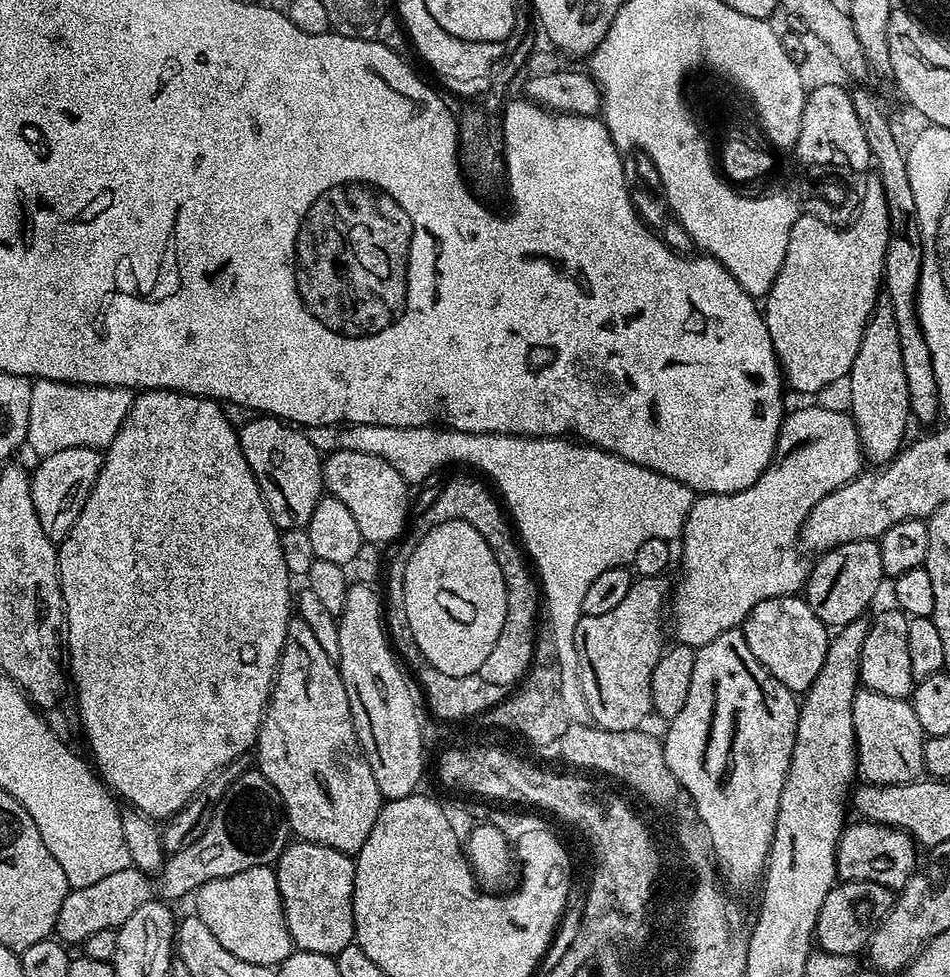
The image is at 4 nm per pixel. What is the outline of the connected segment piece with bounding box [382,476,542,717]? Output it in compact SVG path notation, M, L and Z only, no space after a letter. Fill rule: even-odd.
M472 476L454 477L429 502L428 509L416 521L413 519L407 525L404 535L395 545L397 548L392 561L389 564L387 561L386 564L388 589L383 589L382 592L386 631L396 655L414 673L415 683L426 701L427 711L433 717L440 713L440 672L435 672L430 662L426 662L422 650L418 650L418 642L414 642L414 634L410 634L410 622L406 622L406 610L404 609L404 571L406 562L410 562L410 554L414 554L418 542L434 526L458 519L470 522L470 526L474 526L474 530L478 530L482 538L486 538L490 550L494 550L498 558L498 570L502 570L502 578L506 582L506 622L502 622L502 634L498 634L498 642L494 642L494 650L490 650L478 674L486 678L486 682L494 682L494 686L502 686L505 690L511 689L520 684L527 675L532 664L532 655L535 652L538 631L536 615L539 612L541 615L542 612L542 589L501 501L494 495L493 489L483 479L480 480L475 480ZM426 699L428 699L428 704Z

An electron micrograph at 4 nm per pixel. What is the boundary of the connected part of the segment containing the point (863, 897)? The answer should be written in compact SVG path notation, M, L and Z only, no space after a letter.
M845 880L836 883L826 894L822 910L818 910L814 944L819 951L828 952L831 956L855 957L855 952L863 953L867 949L874 930L886 918L892 908L893 889L878 886L878 882Z

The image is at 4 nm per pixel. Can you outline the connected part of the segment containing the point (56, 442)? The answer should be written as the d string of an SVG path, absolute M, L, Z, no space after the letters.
M35 379L30 394L25 443L38 458L73 446L105 449L121 428L135 397L133 389L130 388L94 387L90 384Z

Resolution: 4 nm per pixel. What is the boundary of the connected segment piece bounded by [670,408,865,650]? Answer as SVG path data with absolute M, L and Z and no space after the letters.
M796 408L785 415L776 439L776 453L754 486L734 494L710 492L697 495L686 518L682 537L684 549L678 552L680 581L674 584L670 596L670 628L676 631L675 643L698 650L704 644L714 642L718 634L739 629L758 602L799 593L807 585L810 571L809 557L802 551L800 528L806 522L810 510L814 510L814 506L822 502L826 494L838 490L860 475L864 463L858 430L847 411L839 412L836 408Z

